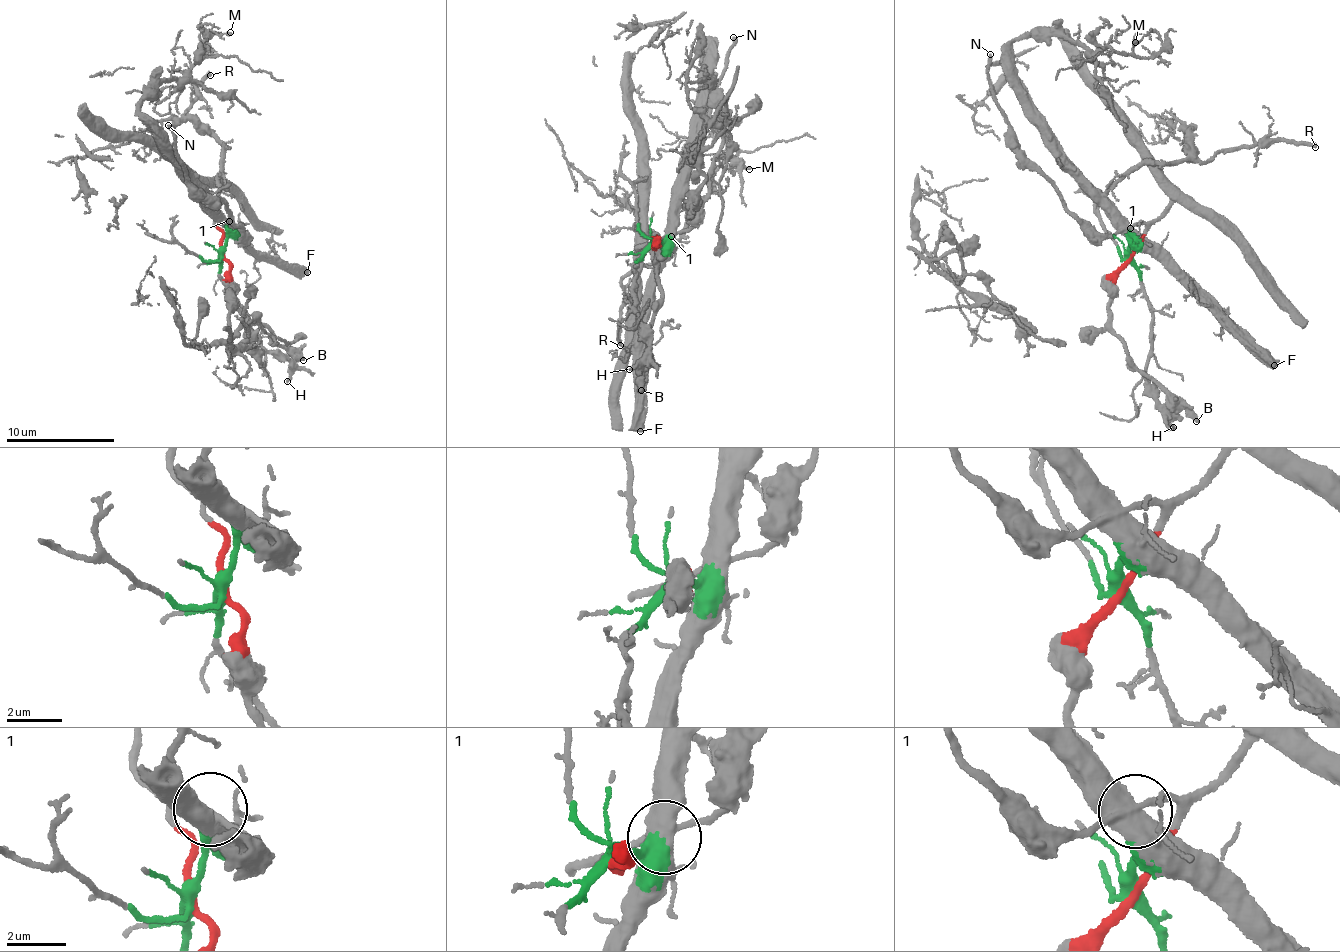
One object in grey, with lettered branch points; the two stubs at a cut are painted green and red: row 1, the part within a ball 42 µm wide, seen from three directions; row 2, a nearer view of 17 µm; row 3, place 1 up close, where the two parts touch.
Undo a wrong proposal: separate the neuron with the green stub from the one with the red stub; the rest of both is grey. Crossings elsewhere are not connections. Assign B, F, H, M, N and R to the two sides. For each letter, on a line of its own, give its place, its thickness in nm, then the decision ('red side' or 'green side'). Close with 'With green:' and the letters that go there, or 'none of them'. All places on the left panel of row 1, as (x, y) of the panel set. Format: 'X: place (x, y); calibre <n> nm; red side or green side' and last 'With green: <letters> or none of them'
B: place (303, 360); calibre 420 nm; red side
F: place (307, 272); calibre 600 nm; green side
H: place (287, 381); calibre 180 nm; green side
M: place (230, 32); calibre 80 nm; green side
N: place (168, 125); calibre 240 nm; red side
R: place (210, 75); calibre 240 nm; green side
With green: F, H, M, R

